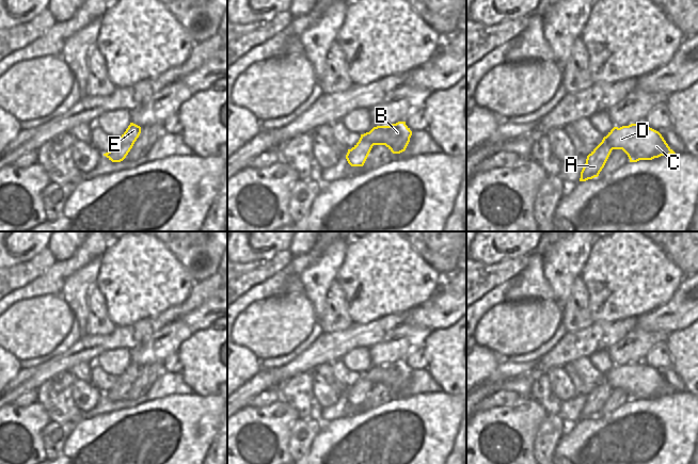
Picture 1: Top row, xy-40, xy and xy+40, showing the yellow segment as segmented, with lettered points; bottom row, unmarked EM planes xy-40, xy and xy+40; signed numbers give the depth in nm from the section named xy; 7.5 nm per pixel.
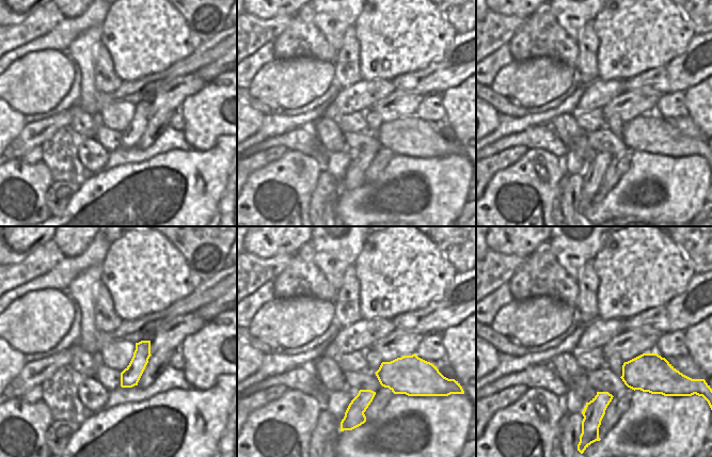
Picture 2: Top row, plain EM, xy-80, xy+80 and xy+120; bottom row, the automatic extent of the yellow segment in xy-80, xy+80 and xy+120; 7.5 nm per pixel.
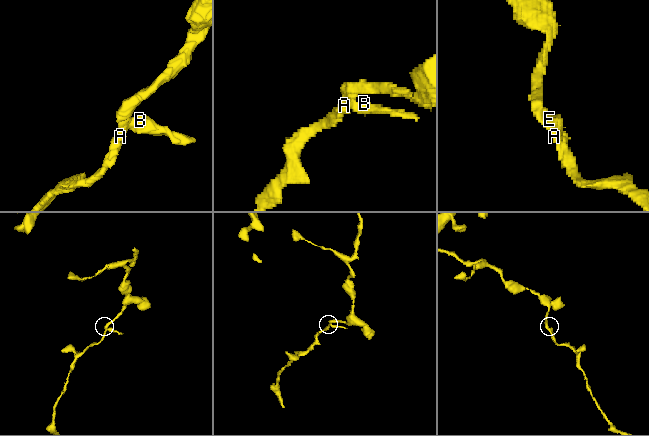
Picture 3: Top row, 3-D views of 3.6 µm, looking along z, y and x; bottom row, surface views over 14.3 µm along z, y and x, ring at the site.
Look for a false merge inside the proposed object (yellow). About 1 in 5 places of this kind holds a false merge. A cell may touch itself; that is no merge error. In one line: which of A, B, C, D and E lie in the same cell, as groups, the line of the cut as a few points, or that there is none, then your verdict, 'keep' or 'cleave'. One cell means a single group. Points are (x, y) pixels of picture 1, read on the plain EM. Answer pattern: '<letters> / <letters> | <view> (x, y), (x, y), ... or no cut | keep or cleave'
A E / B C D | xy (367, 371), (367, 377), (374, 383) | cleave

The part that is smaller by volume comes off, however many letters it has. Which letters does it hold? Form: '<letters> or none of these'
B, C, D

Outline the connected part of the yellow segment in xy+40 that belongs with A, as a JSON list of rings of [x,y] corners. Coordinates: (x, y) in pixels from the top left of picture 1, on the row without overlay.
[[[604,375],[602,381],[587,395],[586,402],[581,411],[580,420],[598,416],[604,406],[613,387]]]

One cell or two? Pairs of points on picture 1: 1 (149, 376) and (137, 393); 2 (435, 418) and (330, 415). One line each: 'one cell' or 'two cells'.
1: one cell
2: two cells

